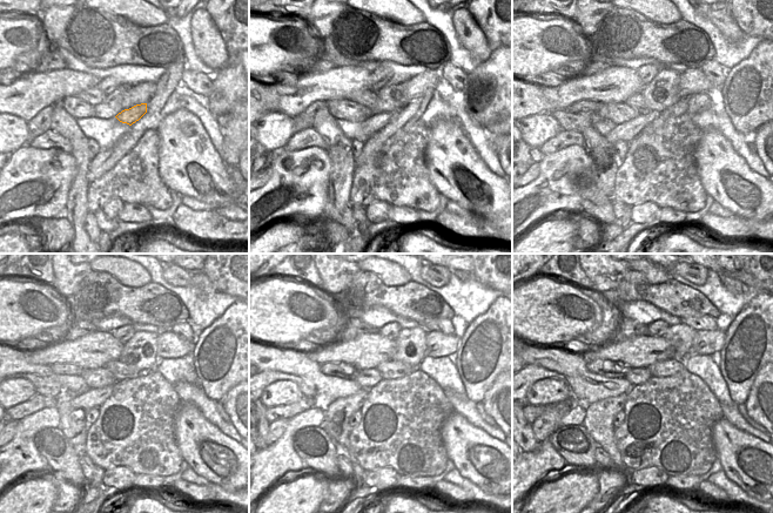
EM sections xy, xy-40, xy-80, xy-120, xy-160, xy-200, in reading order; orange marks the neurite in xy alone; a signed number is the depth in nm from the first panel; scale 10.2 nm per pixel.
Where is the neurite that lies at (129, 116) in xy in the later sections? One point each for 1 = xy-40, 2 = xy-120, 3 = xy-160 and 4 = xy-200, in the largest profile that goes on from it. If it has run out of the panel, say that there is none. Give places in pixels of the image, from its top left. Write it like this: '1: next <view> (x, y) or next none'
1: next xy-40 (376, 122)
2: next xy-120 (93, 398)
3: next xy-160 (337, 413)
4: next xy-200 (599, 417)

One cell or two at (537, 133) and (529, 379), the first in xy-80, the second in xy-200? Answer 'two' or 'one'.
two

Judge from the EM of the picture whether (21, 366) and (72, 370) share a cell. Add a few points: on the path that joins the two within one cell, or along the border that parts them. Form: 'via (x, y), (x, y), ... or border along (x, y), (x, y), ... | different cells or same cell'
border along (51, 365), (55, 373), (79, 376) | different cells

